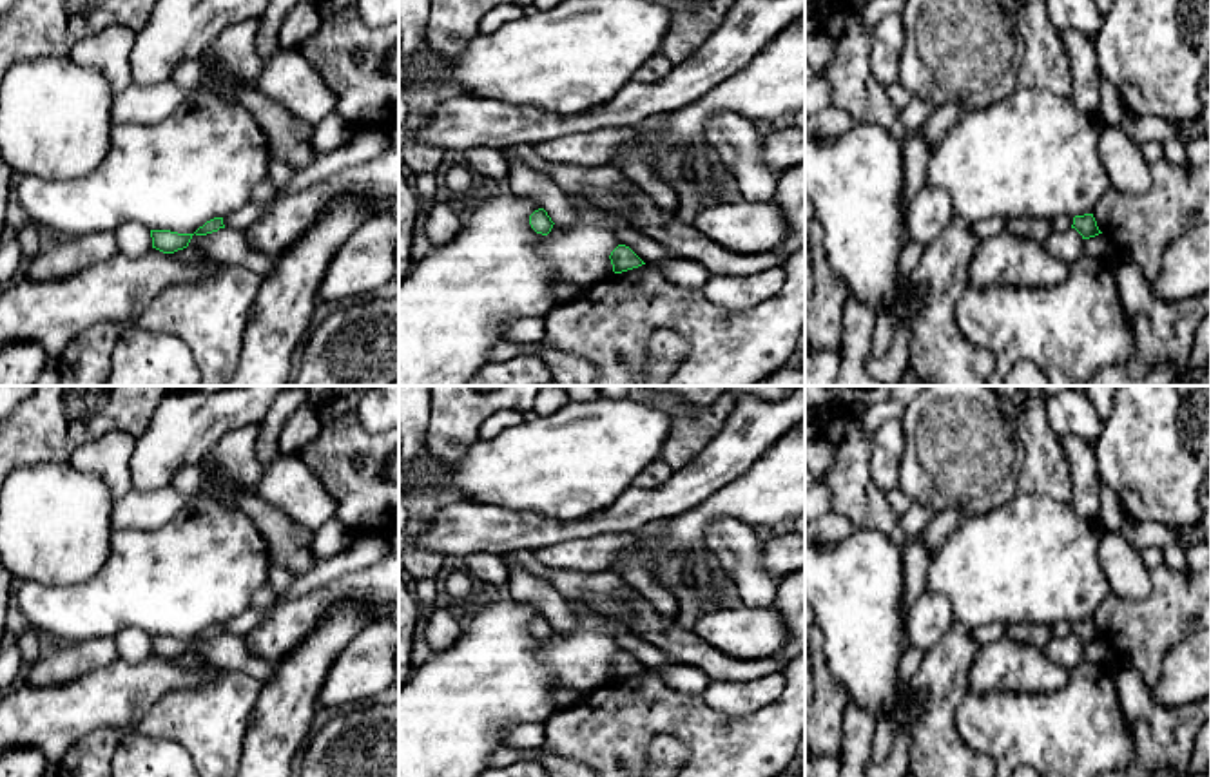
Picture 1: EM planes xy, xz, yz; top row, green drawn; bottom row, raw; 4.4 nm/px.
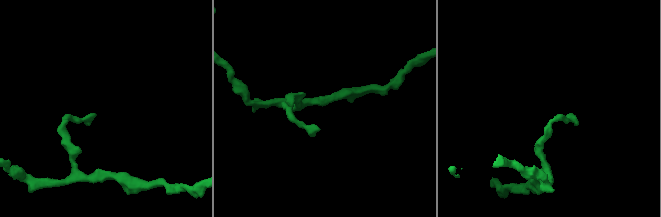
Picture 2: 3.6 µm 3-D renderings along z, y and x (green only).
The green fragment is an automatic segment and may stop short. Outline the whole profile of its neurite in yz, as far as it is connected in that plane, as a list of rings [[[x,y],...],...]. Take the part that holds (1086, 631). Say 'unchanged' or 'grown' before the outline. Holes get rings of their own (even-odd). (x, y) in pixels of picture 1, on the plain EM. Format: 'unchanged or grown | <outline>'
unchanged | [[[1093,619],[1075,621],[1071,634],[1075,634],[1082,641],[1082,645],[1102,639],[1097,632]]]

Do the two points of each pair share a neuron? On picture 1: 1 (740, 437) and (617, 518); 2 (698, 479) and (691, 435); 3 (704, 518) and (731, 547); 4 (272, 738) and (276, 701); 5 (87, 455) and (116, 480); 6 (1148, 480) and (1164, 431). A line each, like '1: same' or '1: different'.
1: same
2: different
3: different
4: same
5: same
6: same

